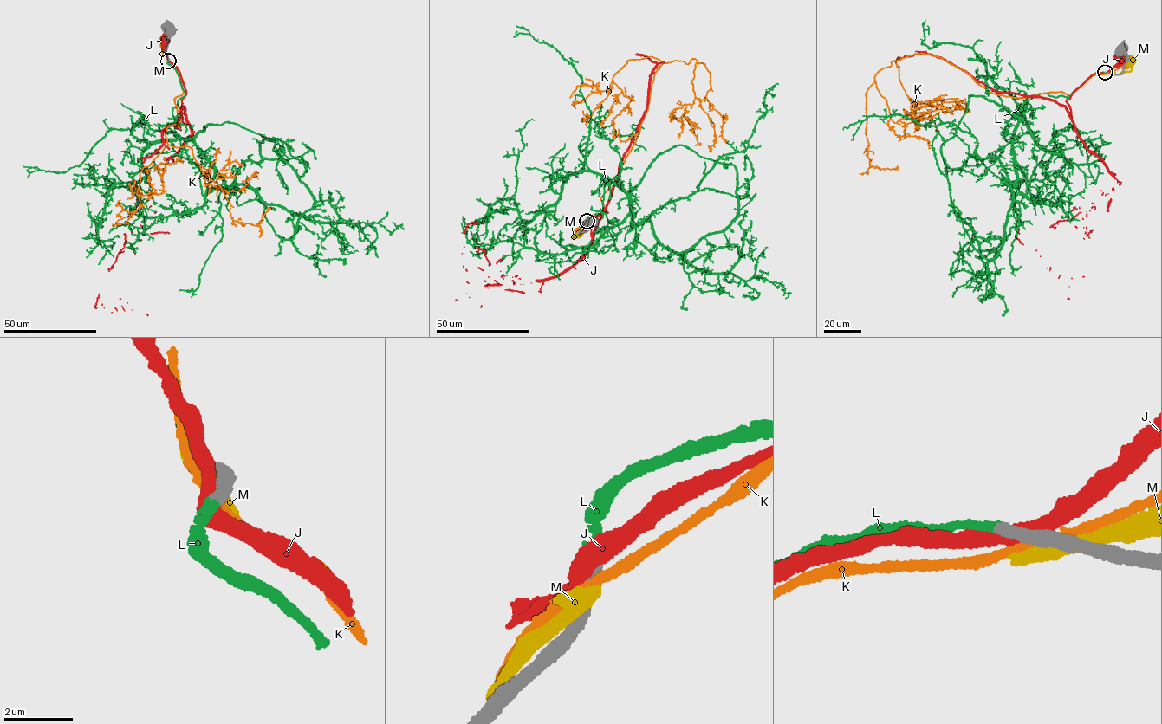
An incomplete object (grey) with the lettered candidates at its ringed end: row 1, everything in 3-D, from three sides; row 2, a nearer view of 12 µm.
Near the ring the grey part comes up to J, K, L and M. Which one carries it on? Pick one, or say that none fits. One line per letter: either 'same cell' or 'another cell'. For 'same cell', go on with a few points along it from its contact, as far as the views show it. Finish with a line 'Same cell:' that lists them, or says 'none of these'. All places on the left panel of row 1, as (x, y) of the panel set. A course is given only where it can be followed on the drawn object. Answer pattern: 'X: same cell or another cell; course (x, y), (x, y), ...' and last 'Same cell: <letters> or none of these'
J: another cell
K: another cell
L: same cell; course (168, 61), (185, 93), (178, 138), (229, 186), (262, 160), (262, 140), (279, 139), (285, 188)
M: another cell
Same cell: L

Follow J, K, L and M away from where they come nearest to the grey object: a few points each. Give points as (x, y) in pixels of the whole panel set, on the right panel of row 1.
J: (1106, 73), (1119, 57), (1121, 59)
K: (1106, 73), (1125, 65)
L: (1105, 72), (1067, 98), (1025, 101), (1013, 183), (951, 123), (873, 115), (843, 129)
M: (1108, 73), (1130, 71), (1130, 61)

